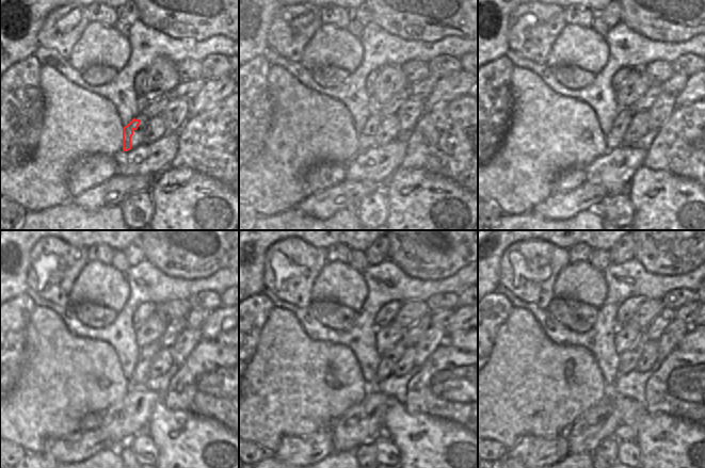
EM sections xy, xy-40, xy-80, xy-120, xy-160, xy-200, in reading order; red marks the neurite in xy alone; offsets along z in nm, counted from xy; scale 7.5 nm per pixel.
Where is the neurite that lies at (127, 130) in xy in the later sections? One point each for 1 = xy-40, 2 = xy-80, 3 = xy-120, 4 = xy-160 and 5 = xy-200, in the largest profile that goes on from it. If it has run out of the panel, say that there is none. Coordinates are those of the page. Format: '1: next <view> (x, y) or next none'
1: next xy-40 (369, 136)
2: next xy-80 (614, 139)
3: next xy-120 (147, 353)
4: next xy-160 (388, 359)
5: next xy-200 (628, 359)

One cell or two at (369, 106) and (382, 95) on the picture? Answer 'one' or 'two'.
two

